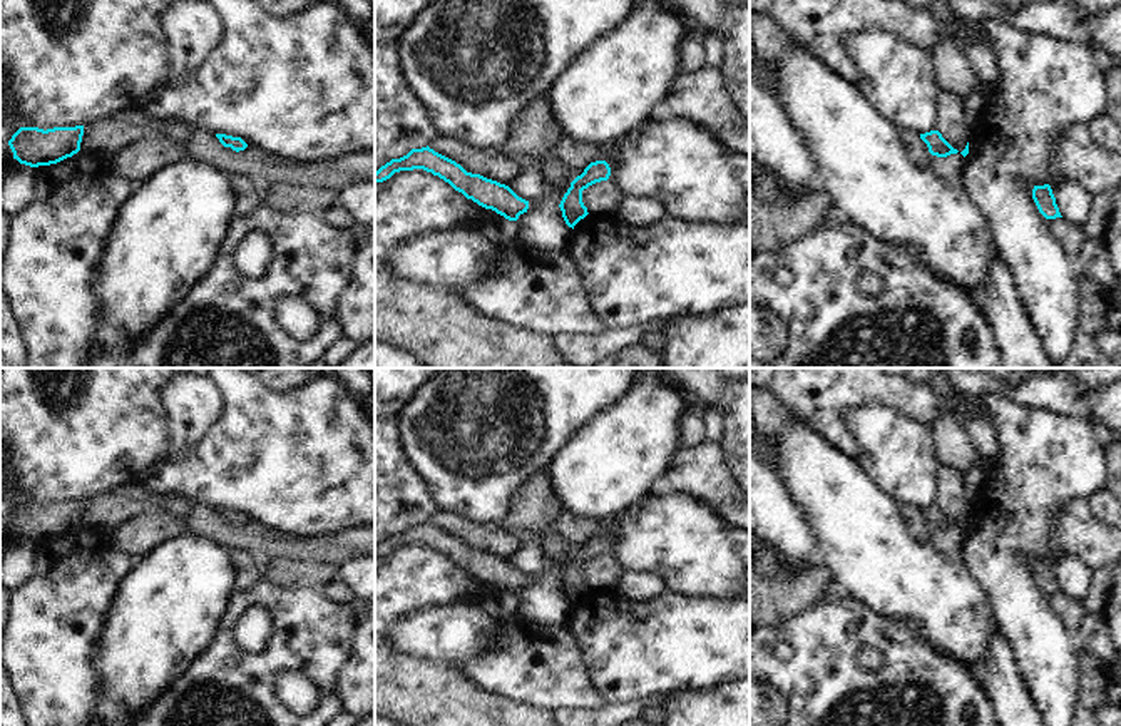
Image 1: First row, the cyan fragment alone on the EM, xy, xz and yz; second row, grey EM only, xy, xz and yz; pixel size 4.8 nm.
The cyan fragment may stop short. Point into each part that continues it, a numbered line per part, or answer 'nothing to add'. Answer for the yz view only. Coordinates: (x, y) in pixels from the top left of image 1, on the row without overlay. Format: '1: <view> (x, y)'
nothing to add

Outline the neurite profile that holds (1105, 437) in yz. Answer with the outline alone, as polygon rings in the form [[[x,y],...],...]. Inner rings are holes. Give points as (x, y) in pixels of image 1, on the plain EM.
[[[1094,423],[1093,425],[1093,437],[1096,440],[1096,443],[1101,447],[1101,448],[1108,448],[1111,447],[1118,438],[1116,438],[1116,433],[1113,430],[1109,430],[1106,425],[1103,423]]]

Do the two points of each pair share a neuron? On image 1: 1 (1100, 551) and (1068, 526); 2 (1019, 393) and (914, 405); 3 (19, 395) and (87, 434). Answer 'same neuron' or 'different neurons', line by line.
1: same neuron
2: different neurons
3: same neuron

